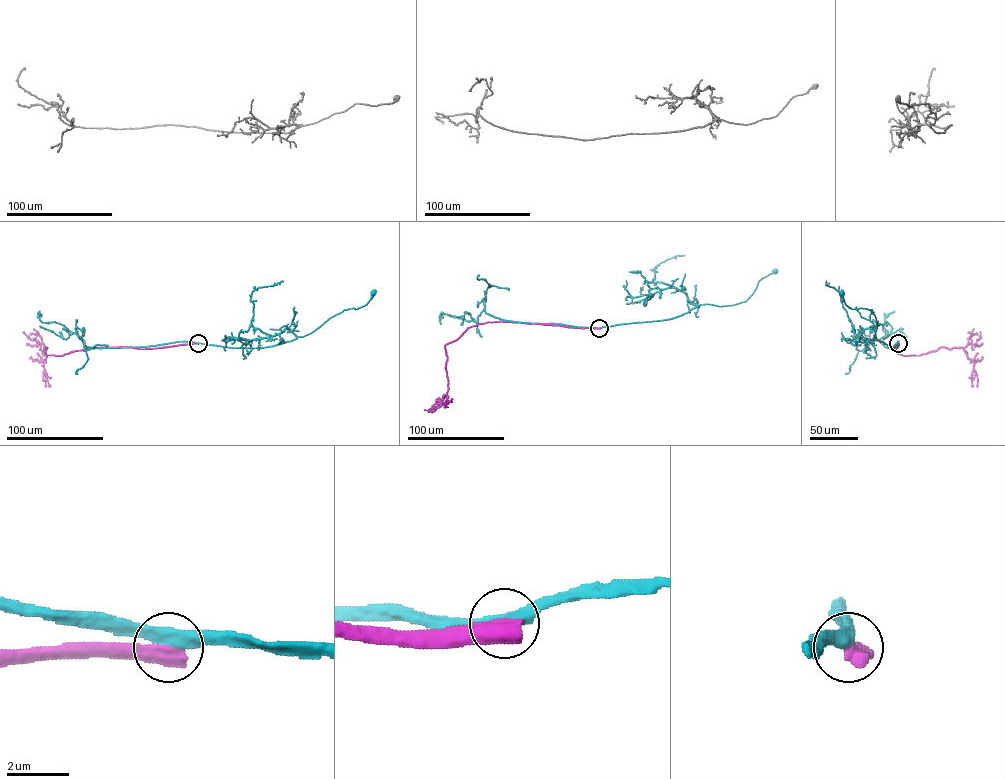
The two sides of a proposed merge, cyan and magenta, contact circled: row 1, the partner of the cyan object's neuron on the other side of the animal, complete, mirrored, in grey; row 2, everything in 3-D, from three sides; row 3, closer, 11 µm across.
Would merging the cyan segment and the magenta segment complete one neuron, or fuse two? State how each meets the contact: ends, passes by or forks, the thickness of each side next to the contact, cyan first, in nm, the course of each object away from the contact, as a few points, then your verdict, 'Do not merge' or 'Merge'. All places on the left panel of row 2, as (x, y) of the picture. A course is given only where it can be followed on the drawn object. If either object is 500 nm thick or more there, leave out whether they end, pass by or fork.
Thickness 420 nm (cyan) against 650 nm. Course of cyan: (198, 343), (246, 348), (280, 344), (310, 333), (344, 310), (365, 305), (373, 293). Course of magenta: (198, 343), (149, 349), (93, 347), (57, 355), (43, 355), (45, 347), (45, 387). Do not merge

